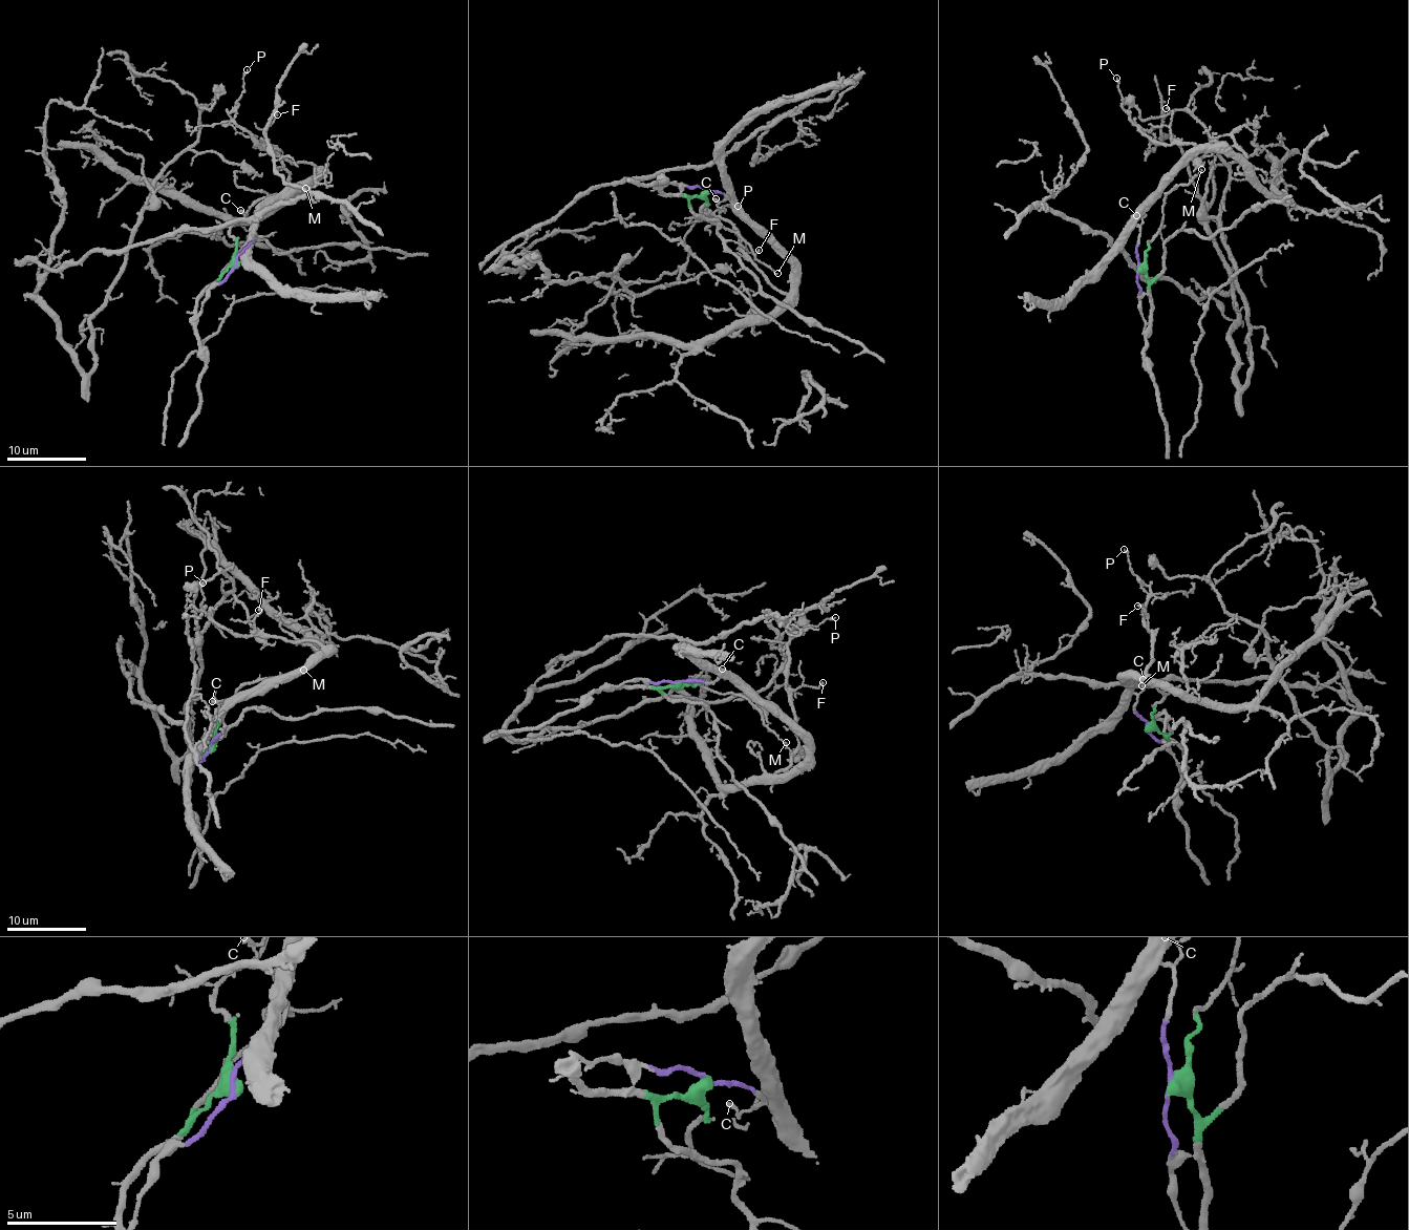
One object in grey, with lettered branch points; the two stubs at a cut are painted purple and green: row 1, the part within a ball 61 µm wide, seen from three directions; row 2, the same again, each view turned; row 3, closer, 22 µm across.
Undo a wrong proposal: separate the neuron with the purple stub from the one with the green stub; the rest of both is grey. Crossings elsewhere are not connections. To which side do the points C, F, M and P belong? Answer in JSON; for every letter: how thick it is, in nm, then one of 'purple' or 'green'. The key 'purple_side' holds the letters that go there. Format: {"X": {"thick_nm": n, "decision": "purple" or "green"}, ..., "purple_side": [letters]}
{"C": {"thick_nm": 110, "decision": "purple"}, "F": {"thick_nm": 110, "decision": "purple"}, "M": {"thick_nm": 90, "decision": "green"}, "P": {"thick_nm": 150, "decision": "purple"}, "purple_side": ["C", "F", "P"]}

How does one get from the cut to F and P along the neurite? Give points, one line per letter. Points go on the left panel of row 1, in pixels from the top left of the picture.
F: (236, 262), (254, 239), (253, 219), (319, 171), (307, 164), (290, 163), (265, 144), (267, 126), (276, 115)
P: (236, 262), (254, 239), (253, 219), (319, 174), (307, 164), (290, 163), (260, 149), (233, 120), (248, 68)

